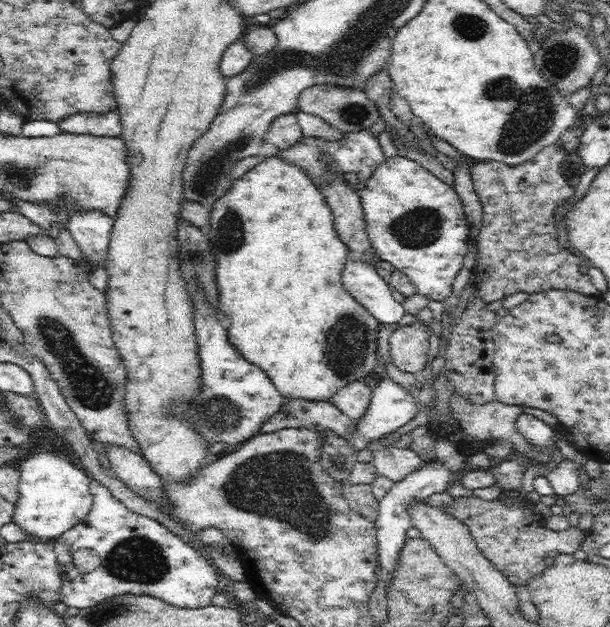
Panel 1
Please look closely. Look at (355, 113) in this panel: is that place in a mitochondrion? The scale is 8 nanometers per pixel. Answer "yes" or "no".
yes

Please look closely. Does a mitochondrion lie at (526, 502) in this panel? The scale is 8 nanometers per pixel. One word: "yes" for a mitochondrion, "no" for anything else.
no

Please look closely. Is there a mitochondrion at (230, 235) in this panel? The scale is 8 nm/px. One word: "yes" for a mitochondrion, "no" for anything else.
yes

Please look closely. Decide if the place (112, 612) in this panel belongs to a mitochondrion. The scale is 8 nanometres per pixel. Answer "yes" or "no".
yes

